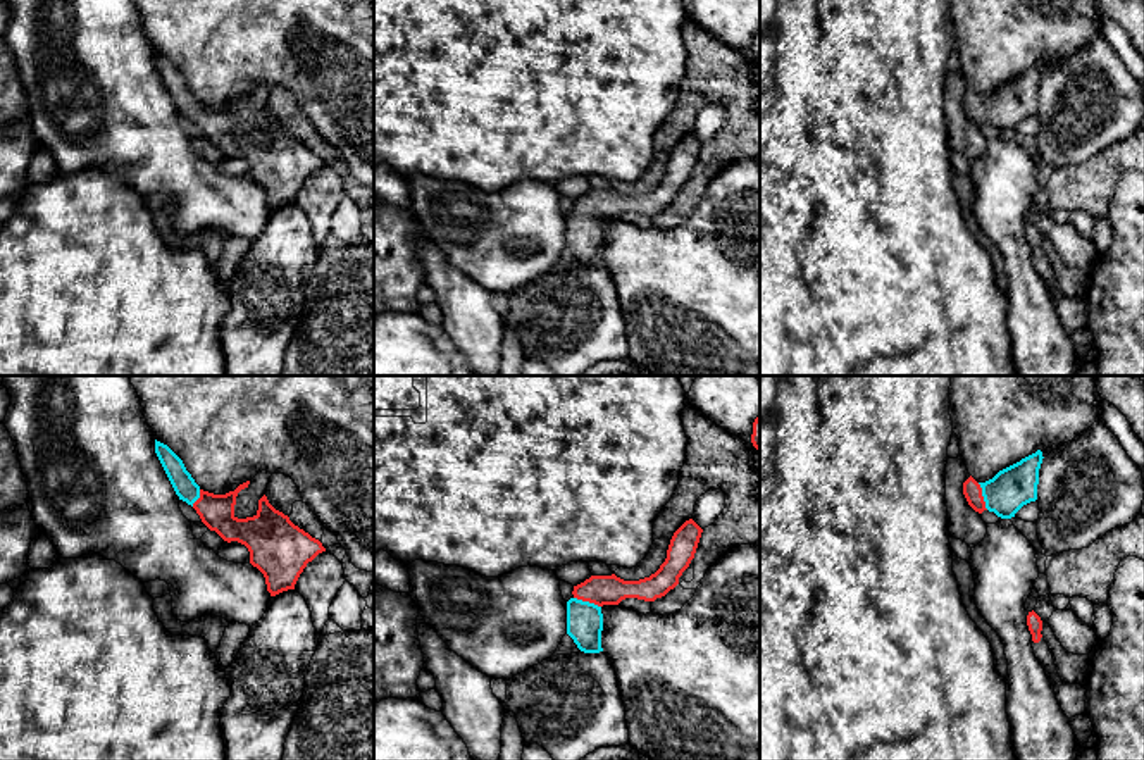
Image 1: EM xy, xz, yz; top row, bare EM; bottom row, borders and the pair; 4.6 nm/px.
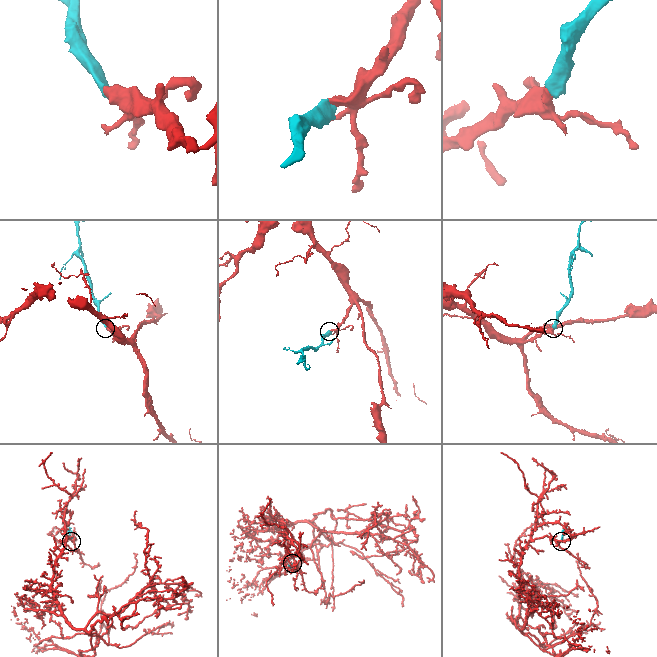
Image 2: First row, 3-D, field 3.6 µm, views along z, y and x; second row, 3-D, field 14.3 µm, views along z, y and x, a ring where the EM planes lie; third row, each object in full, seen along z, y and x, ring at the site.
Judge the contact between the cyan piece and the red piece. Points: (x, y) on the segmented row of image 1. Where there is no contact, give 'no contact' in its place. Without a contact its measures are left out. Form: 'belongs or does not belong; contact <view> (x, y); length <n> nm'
belongs; contact xz (588, 602); length 140 nm

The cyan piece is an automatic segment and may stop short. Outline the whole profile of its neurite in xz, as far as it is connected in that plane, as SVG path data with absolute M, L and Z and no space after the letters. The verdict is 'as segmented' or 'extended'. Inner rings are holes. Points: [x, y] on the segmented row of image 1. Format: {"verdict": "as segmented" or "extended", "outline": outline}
{"verdict": "extended", "outline": "M686 520L672 536L667 558L650 577L624 581L612 576L591 576L574 586L567 601L567 634L584 653L600 653L603 631L603 605L619 605L625 598L655 601L679 584L679 577L694 558L703 529Z"}

